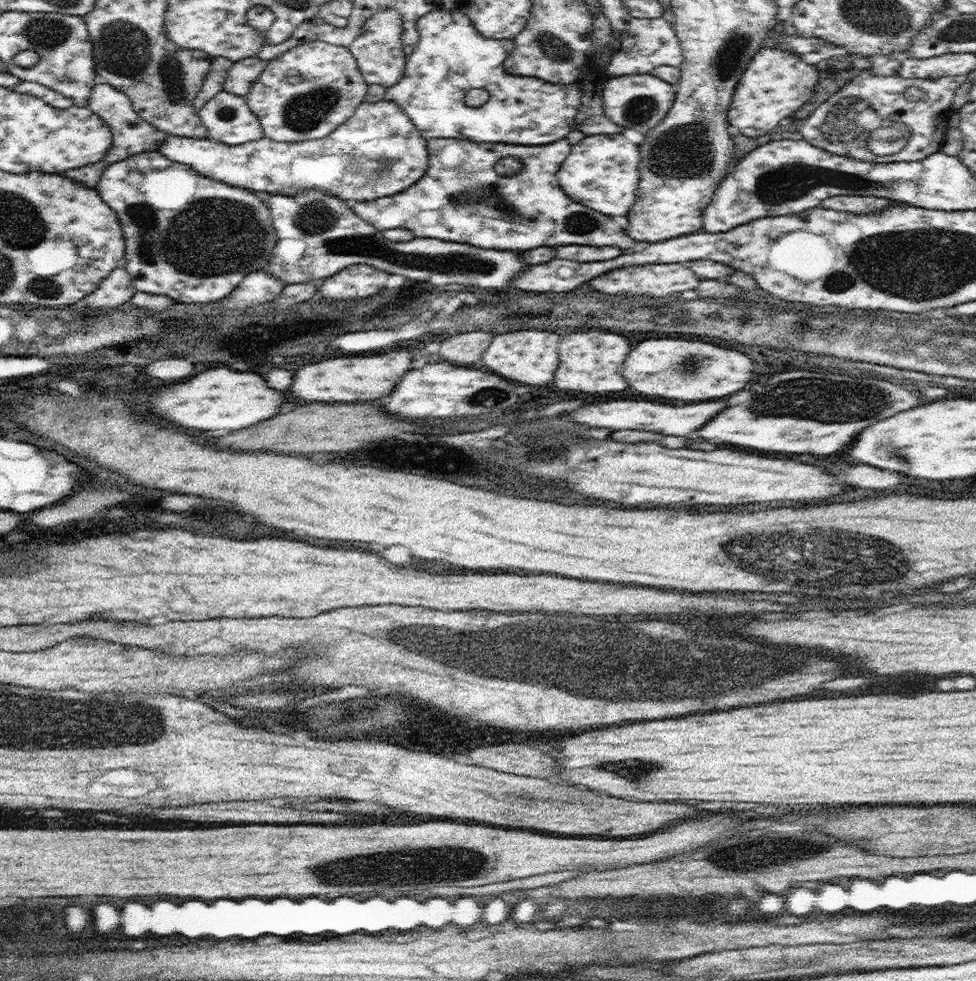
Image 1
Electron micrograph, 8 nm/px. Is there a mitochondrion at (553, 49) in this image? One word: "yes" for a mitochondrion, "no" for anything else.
yes

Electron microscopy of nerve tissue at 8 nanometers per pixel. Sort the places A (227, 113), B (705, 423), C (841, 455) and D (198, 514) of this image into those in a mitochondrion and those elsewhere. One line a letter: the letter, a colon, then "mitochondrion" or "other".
A: mitochondrion
B: other
C: other
D: other

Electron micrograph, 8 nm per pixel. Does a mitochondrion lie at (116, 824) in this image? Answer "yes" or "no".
no

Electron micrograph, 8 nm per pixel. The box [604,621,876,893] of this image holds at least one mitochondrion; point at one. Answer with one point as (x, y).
(750, 852)

